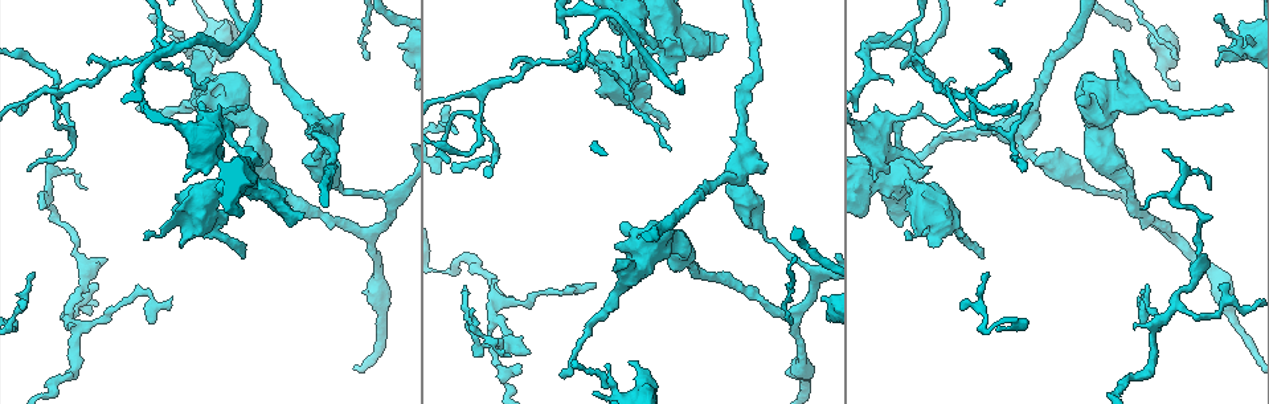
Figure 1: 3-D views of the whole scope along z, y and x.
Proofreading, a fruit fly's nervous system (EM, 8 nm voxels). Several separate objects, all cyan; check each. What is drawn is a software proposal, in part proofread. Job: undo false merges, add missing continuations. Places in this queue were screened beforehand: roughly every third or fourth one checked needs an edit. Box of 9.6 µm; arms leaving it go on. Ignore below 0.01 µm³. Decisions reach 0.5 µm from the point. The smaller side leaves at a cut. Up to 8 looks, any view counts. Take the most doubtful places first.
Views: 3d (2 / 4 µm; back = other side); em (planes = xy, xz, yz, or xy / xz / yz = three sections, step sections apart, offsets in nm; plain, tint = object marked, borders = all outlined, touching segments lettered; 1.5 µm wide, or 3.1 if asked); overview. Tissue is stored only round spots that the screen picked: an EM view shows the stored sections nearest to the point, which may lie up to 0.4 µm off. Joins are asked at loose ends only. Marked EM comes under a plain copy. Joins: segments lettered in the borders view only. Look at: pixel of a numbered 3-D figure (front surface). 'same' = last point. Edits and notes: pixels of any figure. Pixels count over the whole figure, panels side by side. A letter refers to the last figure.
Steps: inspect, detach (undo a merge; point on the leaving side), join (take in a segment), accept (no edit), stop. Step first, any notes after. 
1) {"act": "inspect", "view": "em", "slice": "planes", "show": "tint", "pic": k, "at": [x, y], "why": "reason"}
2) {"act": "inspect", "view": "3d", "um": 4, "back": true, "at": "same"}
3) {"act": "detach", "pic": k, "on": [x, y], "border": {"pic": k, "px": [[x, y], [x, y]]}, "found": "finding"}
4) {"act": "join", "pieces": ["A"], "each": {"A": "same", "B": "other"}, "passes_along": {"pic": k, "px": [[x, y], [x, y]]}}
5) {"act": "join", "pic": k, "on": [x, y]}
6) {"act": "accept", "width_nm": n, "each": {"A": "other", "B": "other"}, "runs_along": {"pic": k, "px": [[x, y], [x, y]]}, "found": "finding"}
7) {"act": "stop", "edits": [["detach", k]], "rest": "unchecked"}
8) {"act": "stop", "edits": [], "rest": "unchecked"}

{"act": "inspect", "view": "em", "slice": "planes", "show": "tint", "pic": 1, "at": [892, 214]}

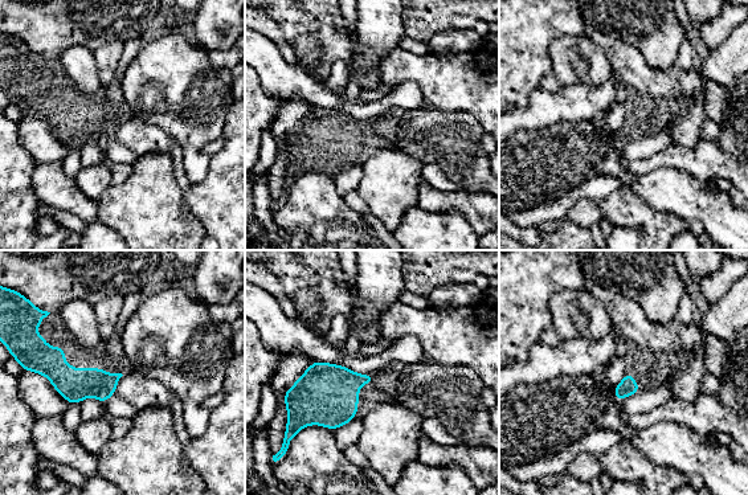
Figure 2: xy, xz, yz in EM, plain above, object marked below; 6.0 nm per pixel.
{"act": "inspect", "view": "em", "slice": "planes", "show": "borders", "at": "same"}

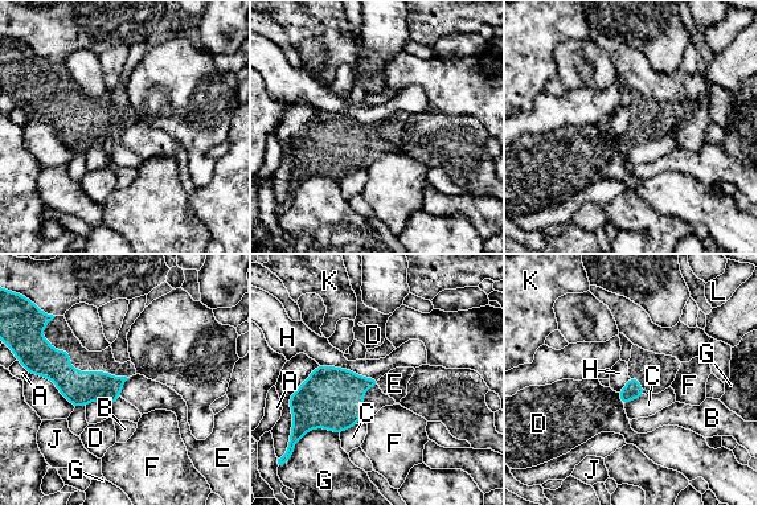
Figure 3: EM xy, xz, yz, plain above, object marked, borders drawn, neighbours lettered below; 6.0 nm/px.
{"act": "accept", "each": {"A": "other", "B": "other", "C": "other", "D": "other", "E": "other", "F": "other", "G": "other", "H": "other", "J": "other", "K": "other", "L": "other"}, "border": {"pic": 3, "px": [[319, 364], [345, 368], [378, 380]]}, "found": "none of them fits"}

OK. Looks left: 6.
{"act": "inspect", "view": "3d", "um": 2, "pic": 1, "at": [492, 281], "why": "three-way junction"}

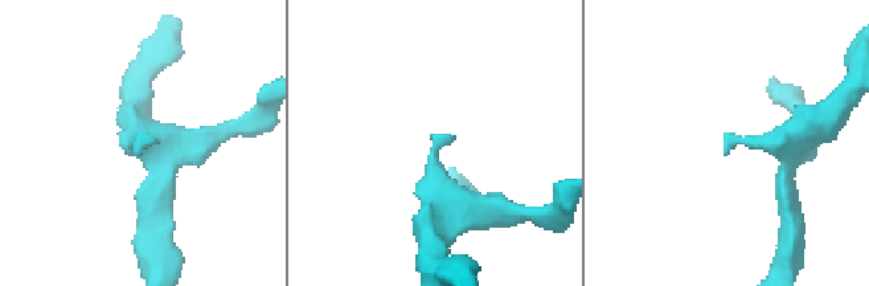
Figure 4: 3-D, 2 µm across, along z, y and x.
{"act": "inspect", "view": "em", "slice": "yz", "step": 4, "show": "borders", "pic": 4, "at": [432, 138], "why": "need the tissue"}

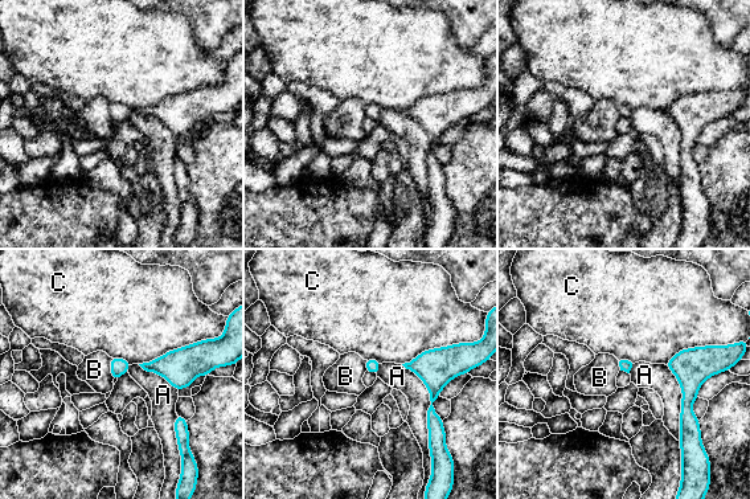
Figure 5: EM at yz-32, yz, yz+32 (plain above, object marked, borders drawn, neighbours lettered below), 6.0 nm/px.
{"act": "inspect", "view": "em", "slice": "planes", "show": "borders", "at": "same"}

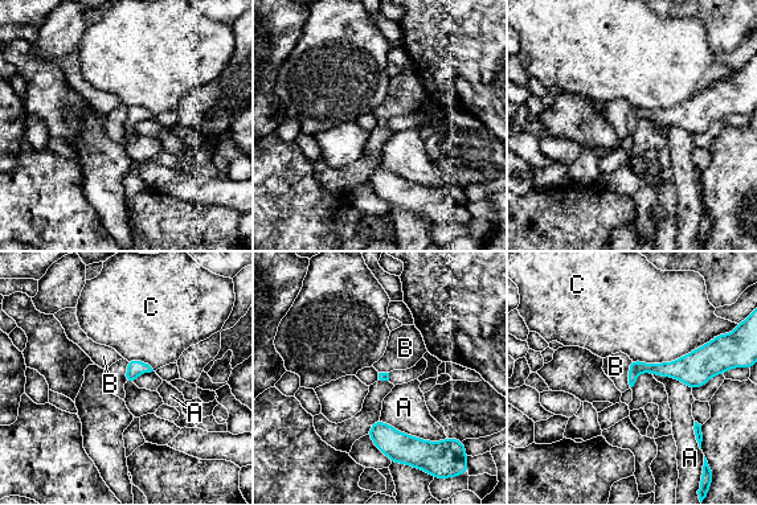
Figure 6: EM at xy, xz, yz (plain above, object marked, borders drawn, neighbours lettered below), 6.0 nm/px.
{"act": "accept", "each": {"A": "other", "B": "other", "C": "other"}, "border": {"pic": 6, "px": [[631, 360], [629, 365], [629, 386]]}, "found": "none of them fits"}

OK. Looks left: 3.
{"act": "inspect", "view": "3d", "um": 4, "pic": 1, "at": [482, 115], "why": "branch point"}

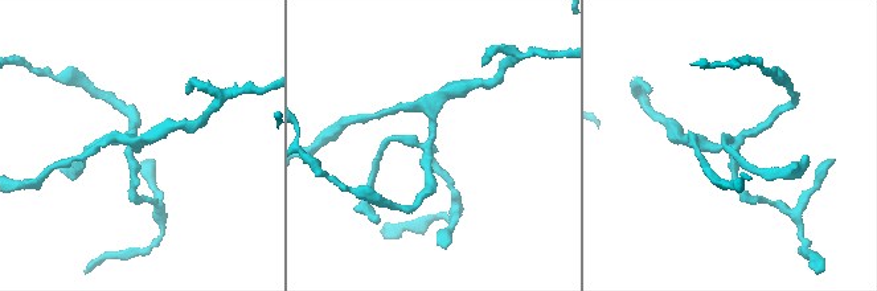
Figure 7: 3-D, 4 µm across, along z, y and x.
{"act": "inspect", "view": "em", "slice": "xz", "step": 8, "show": "tint", "pic": 7, "at": [137, 146], "why": "need the tissue"}

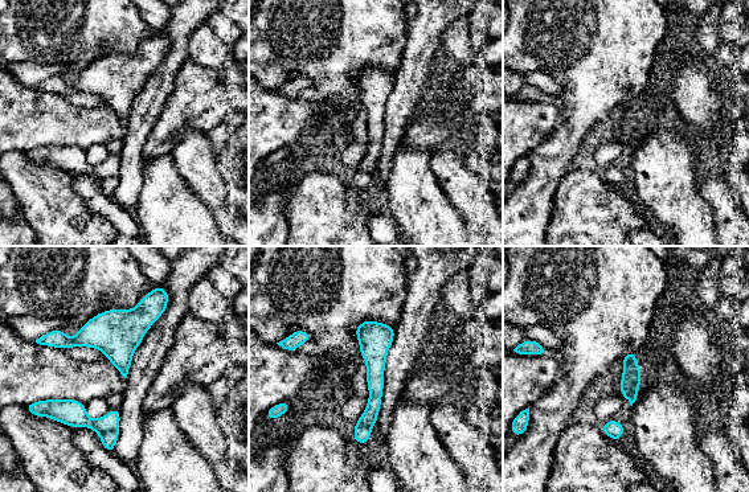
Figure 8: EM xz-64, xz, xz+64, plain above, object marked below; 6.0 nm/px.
{"act": "inspect", "view": "em", "slice": "planes", "show": "borders", "at": "same", "why": "cut it another way"}

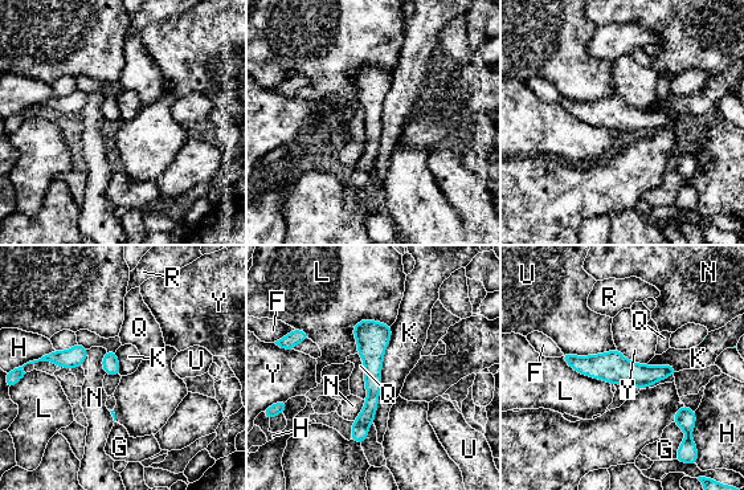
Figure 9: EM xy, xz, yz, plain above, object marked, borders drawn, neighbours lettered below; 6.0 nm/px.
{"act": "detach", "pic": 9, "on": [359, 433], "width_nm": 180, "each": {"F": "other", "G": "other", "H": "other", "K": "other", "L": "other", "N": "other", "Q": "other", "R": "other", "U": "other", "Y": "other"}, "border": {"pic": 9, "px": [[354, 421], [368, 428]]}, "found": "two neurons meet here"}

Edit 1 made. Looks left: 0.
{"act": "stop", "edits": [["detach", 9]], "rest": "unchecked"}

